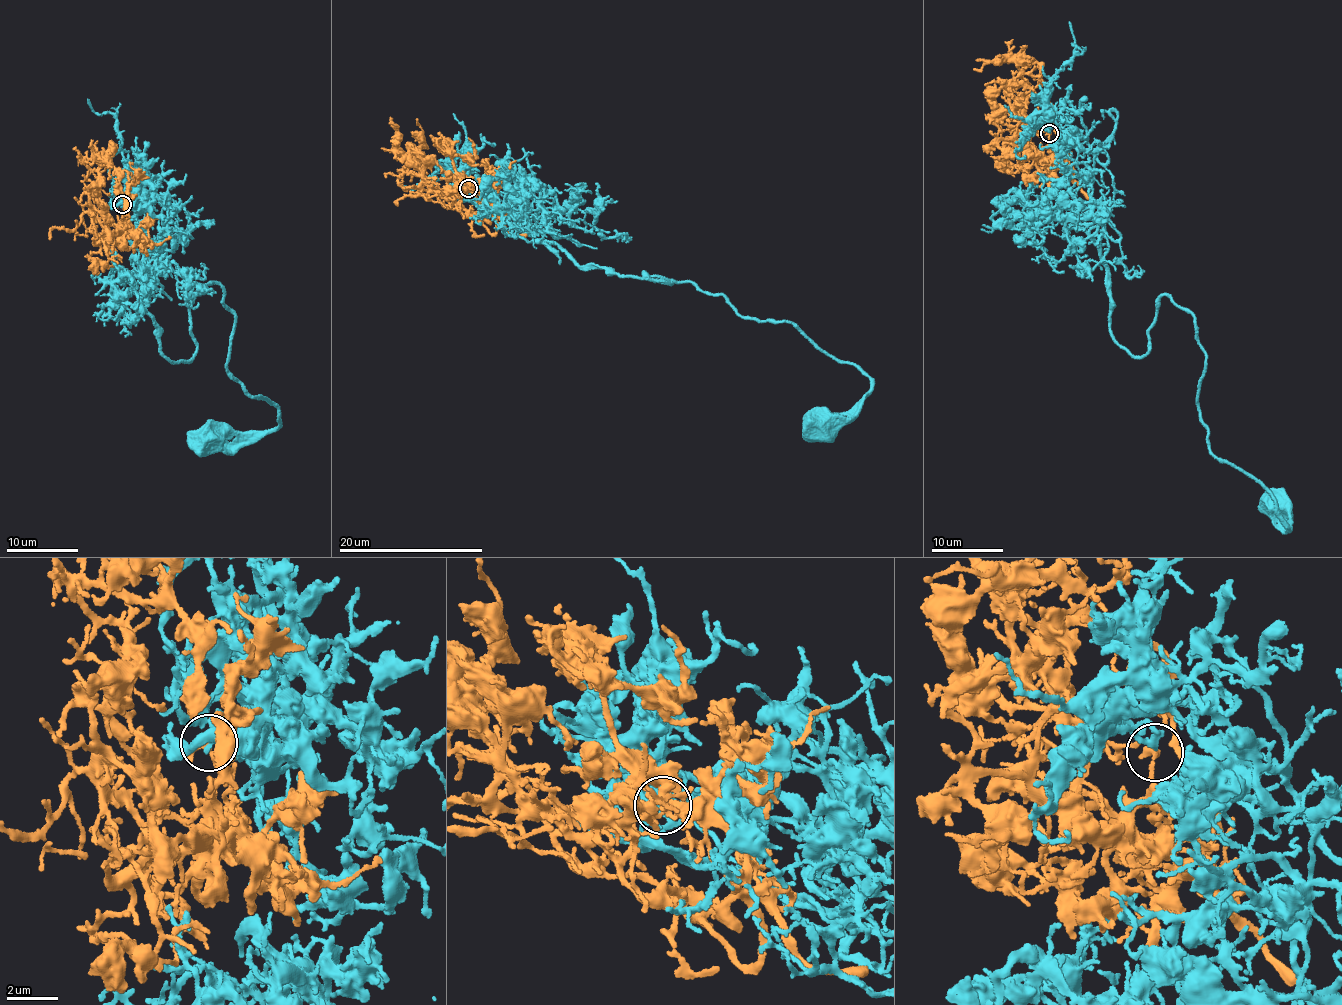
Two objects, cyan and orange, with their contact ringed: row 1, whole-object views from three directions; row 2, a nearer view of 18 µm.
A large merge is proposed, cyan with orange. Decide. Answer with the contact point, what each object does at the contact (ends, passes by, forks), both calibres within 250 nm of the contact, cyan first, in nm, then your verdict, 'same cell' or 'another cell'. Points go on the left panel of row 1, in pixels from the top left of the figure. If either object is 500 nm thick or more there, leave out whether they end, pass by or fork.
place (122, 204); cyan ends; orange ends; calibres 280 and 200 nm; same cell

